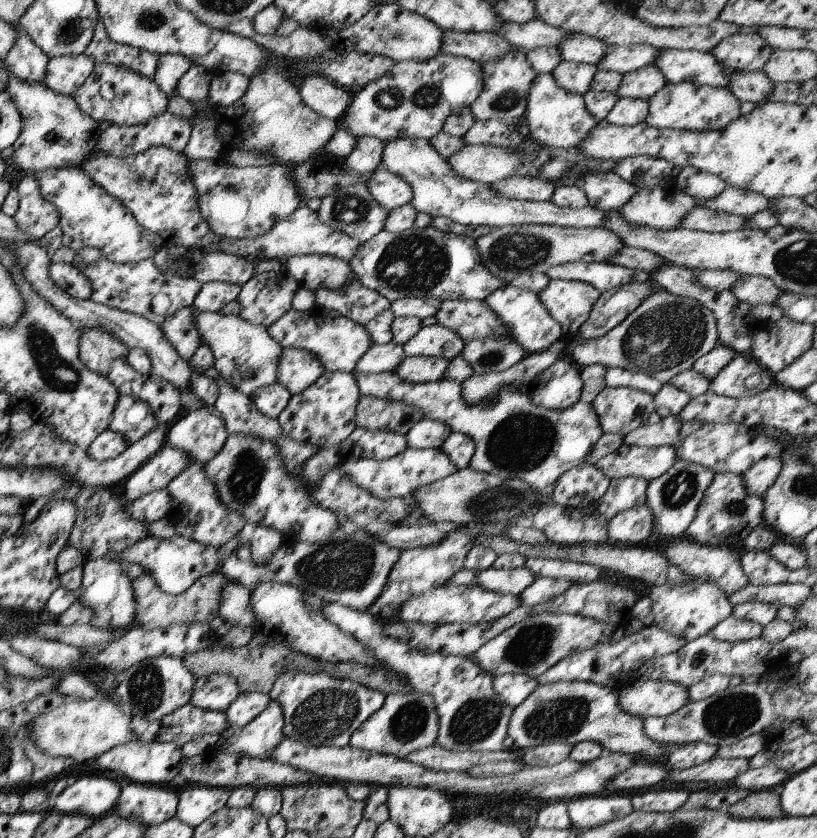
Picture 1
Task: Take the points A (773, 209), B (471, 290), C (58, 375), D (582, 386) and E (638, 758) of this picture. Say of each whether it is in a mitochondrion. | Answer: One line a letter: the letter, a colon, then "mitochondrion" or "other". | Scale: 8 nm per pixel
A: other
B: other
C: mitochondrion
D: other
E: other

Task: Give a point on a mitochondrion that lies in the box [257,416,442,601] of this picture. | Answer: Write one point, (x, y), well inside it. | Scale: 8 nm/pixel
(341, 566)

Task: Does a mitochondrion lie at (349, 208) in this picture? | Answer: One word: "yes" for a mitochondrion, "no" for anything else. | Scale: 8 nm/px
yes

